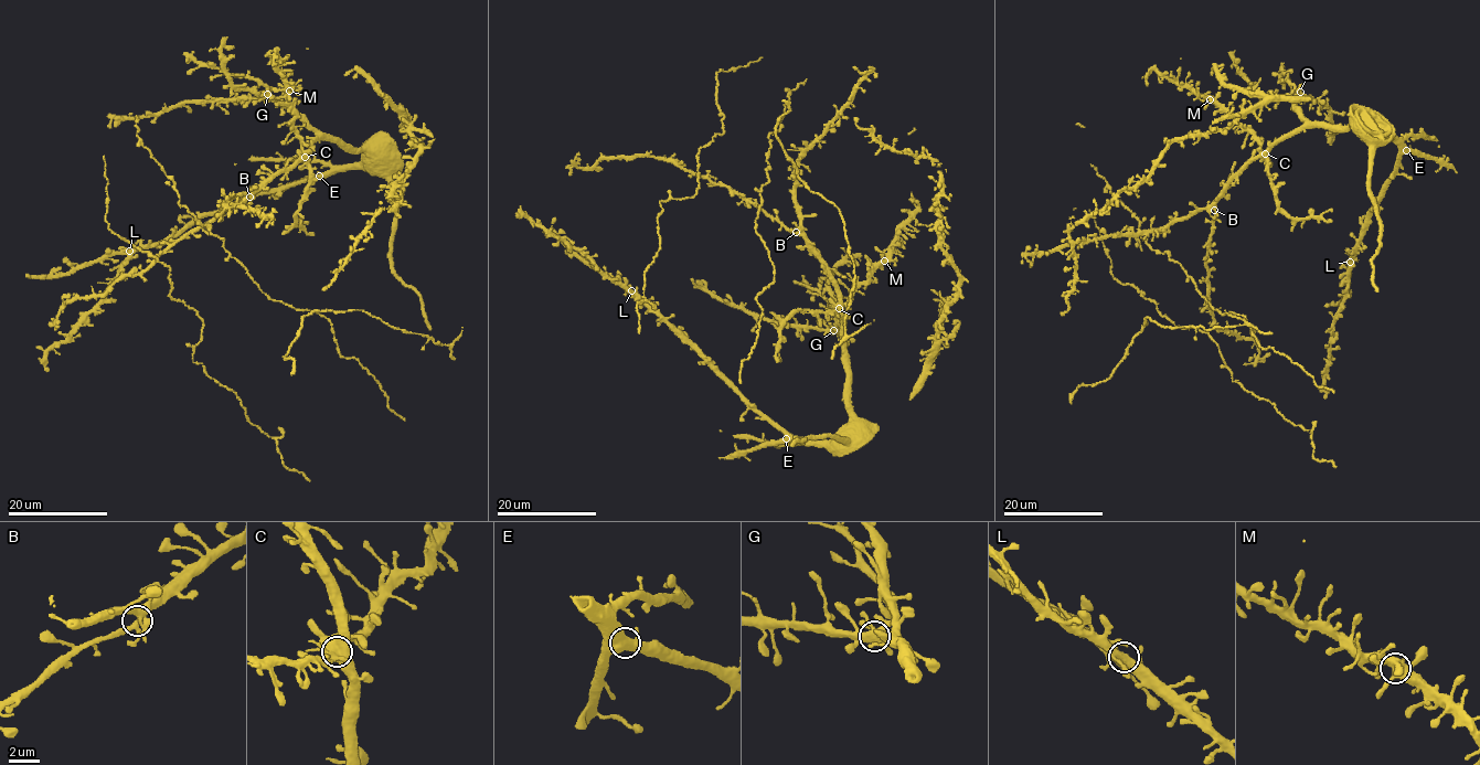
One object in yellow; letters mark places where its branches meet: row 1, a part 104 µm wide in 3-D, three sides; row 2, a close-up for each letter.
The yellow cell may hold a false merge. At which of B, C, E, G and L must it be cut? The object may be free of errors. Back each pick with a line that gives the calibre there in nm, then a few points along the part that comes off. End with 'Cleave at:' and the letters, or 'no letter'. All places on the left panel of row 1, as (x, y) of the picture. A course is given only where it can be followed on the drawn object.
C: calibre 650 nm
Cleave at: C

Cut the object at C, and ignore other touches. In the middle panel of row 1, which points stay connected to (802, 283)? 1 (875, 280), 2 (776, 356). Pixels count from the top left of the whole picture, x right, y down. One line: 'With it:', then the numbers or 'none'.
With it: none

